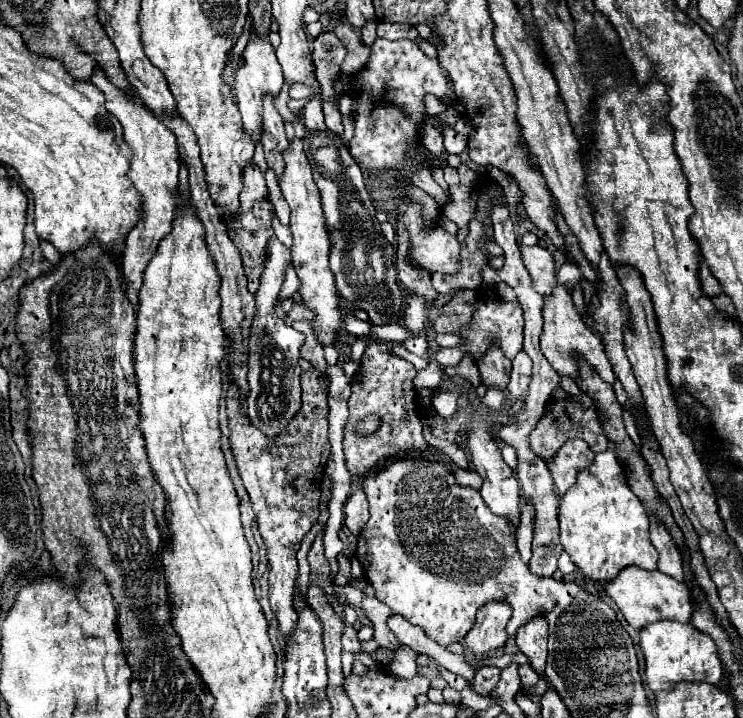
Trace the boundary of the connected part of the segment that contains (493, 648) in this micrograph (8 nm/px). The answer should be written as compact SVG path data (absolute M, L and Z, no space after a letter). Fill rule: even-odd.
M488 602L484 608L480 608L476 614L476 624L464 638L470 652L476 656L490 656L498 652L508 638L506 622L510 614L512 610L506 602Z

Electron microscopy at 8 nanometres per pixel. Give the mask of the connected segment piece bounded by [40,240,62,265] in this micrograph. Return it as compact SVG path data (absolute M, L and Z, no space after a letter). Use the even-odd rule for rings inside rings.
M40 240L40 247L44 257L53 265L58 264L60 262L62 255L54 248L54 246L45 241Z

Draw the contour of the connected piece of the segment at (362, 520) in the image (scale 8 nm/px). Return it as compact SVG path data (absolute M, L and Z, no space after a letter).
M356 490L350 494L344 506L344 514L346 514L346 520L344 520L346 528L352 534L358 534L364 528L364 524L368 522L368 502L362 490Z

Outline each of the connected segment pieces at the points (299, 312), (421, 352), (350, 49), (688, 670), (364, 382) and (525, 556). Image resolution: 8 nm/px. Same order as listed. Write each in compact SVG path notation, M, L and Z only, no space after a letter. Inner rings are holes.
M295 303L292 307L292 310L288 312L286 321L288 324L292 324L292 322L297 321L297 320L313 320L315 318L314 312L312 312L308 308L304 308L302 304L300 303Z
M416 338L416 340L404 340L402 342L402 346L406 348L406 350L410 350L412 354L416 354L416 356L422 356L424 360L428 360L430 358L430 342L428 340L424 340L424 338Z
M338 22L334 26L334 34L346 46L346 58L340 64L340 74L348 76L348 74L354 74L356 70L364 68L366 62L368 62L368 56L370 56L370 48L360 40L360 36L356 34L356 30L350 24Z
M656 620L640 630L640 648L646 658L646 682L652 692L670 690L676 682L708 682L718 684L722 678L722 664L718 660L714 640L694 628L690 622Z
M372 342L366 346L360 368L352 378L352 396L348 400L350 418L344 428L344 454L348 472L352 476L364 476L380 468L388 462L386 458L396 458L406 452L426 452L428 444L422 434L422 418L414 388L414 376L414 366L402 358L394 358L390 354L390 344ZM370 412L376 412L380 416L380 428L368 436L358 436L356 426L362 416Z
M528 504L522 506L522 516L520 516L520 526L516 530L516 546L524 562L530 560L530 544L532 544L532 508Z

